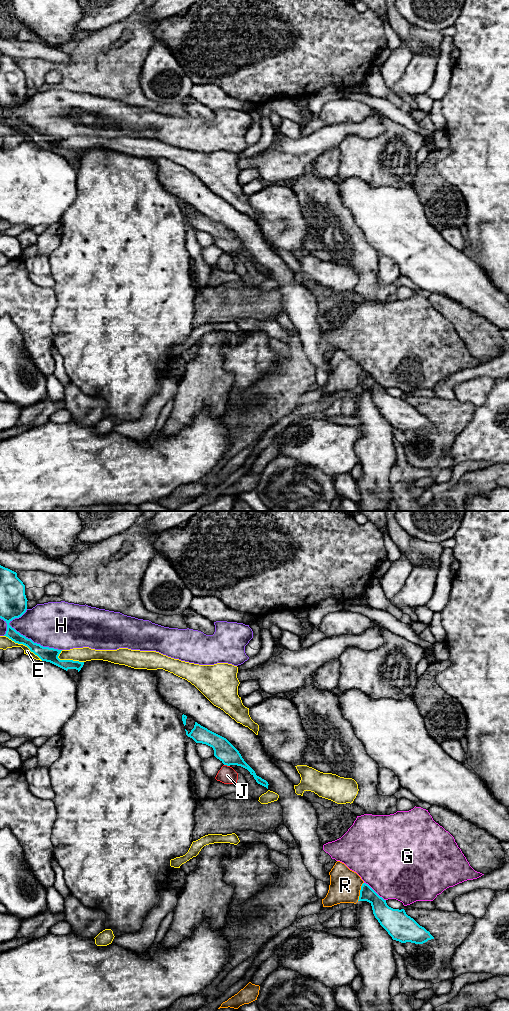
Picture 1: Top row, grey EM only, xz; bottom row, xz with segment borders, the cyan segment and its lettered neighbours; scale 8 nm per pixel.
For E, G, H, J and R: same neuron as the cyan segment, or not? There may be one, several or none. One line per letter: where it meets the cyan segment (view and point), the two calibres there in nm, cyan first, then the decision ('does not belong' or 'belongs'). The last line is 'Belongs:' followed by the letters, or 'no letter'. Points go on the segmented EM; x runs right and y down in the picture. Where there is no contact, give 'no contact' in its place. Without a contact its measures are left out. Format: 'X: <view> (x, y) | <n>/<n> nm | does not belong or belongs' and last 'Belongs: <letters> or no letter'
E: xz (23, 644) | 120/90 nm | does not belong
G: xz (374, 891) | 170/500 nm | does not belong
H: xz (30, 639) | 120/380 nm | does not belong
J: xz (227, 765) | 160/140 nm | does not belong
R: xz (360, 891) | 140/260 nm | does not belong
Belongs: no letter

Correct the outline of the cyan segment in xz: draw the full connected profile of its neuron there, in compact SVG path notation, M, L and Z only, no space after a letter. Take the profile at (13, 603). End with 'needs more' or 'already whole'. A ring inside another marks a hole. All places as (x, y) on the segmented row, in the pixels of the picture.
M0 565L0 618L7 623L7 631L4 636L15 643L27 646L42 661L50 662L66 671L76 669L79 672L84 662L60 660L58 656L62 650L34 643L9 625L13 619L21 617L26 612L27 601L25 585L17 577L17 573Z; already whole

